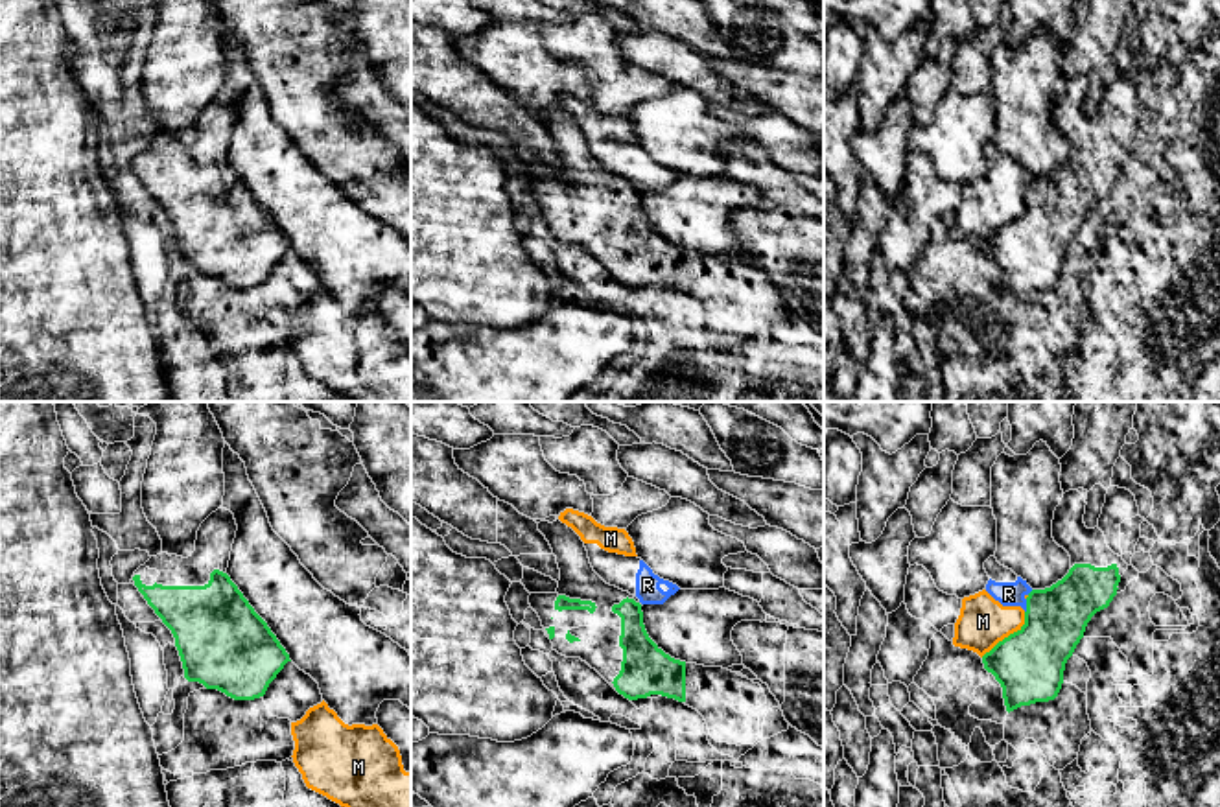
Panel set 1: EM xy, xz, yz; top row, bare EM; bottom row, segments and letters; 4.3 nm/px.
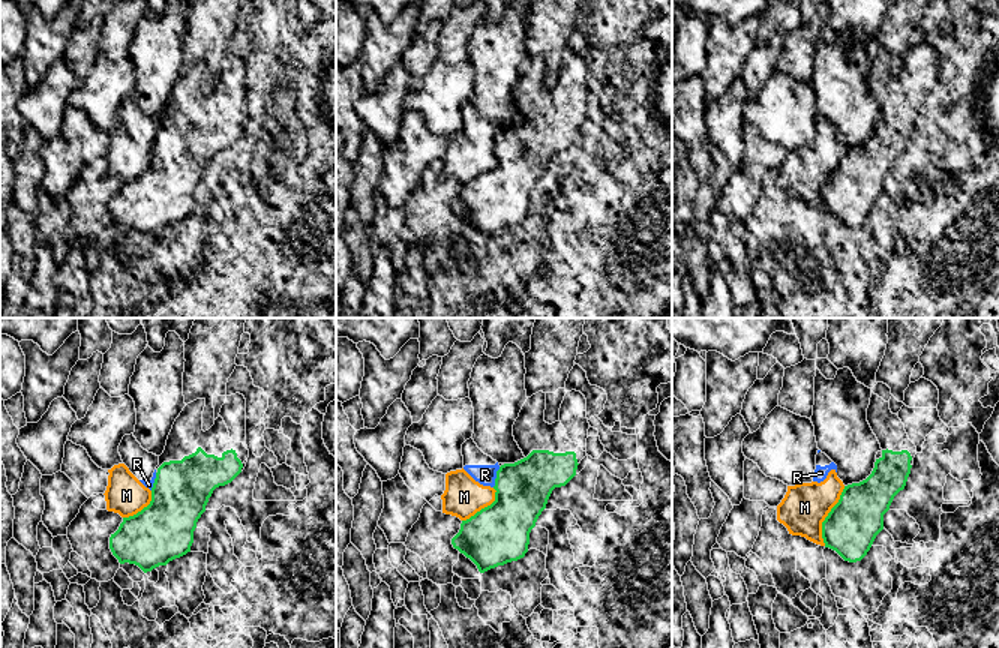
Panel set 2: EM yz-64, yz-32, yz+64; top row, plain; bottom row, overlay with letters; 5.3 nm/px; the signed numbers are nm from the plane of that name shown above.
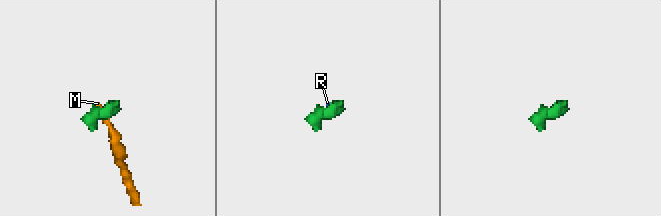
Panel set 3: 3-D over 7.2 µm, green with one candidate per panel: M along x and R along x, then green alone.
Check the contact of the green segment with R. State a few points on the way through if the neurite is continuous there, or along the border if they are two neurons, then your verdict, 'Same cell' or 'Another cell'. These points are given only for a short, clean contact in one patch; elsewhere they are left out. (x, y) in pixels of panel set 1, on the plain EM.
Boundary: yz (1027, 187), (1025, 199). Another cell

